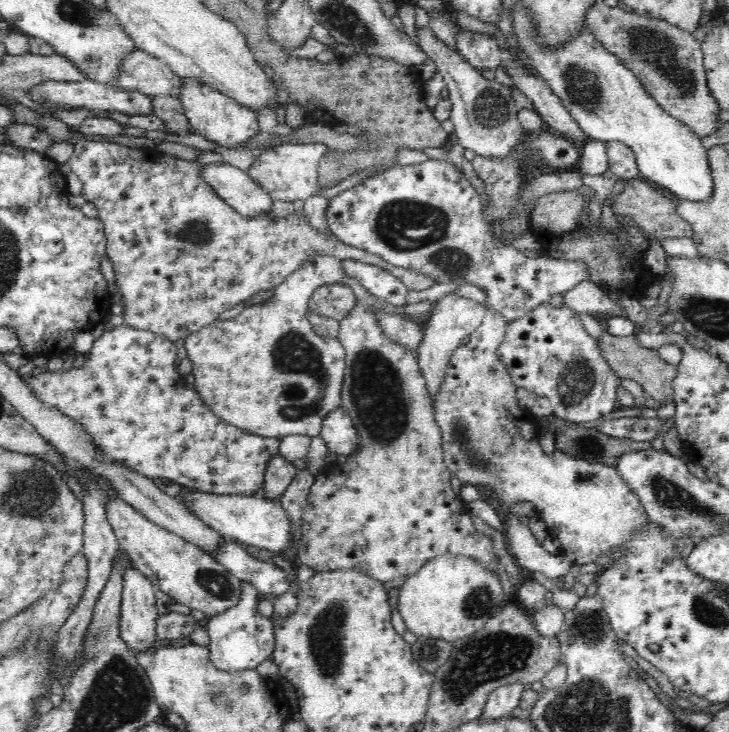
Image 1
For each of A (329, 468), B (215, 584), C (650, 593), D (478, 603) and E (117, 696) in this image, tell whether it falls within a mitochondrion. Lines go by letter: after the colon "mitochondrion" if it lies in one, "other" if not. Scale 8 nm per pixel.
A: other
B: mitochondrion
C: other
D: mitochondrion
E: mitochondrion

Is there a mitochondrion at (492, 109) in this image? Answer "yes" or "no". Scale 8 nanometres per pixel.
yes

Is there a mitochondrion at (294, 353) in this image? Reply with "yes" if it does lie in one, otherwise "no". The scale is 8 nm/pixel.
yes

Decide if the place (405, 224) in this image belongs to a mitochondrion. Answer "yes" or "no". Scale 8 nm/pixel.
yes

